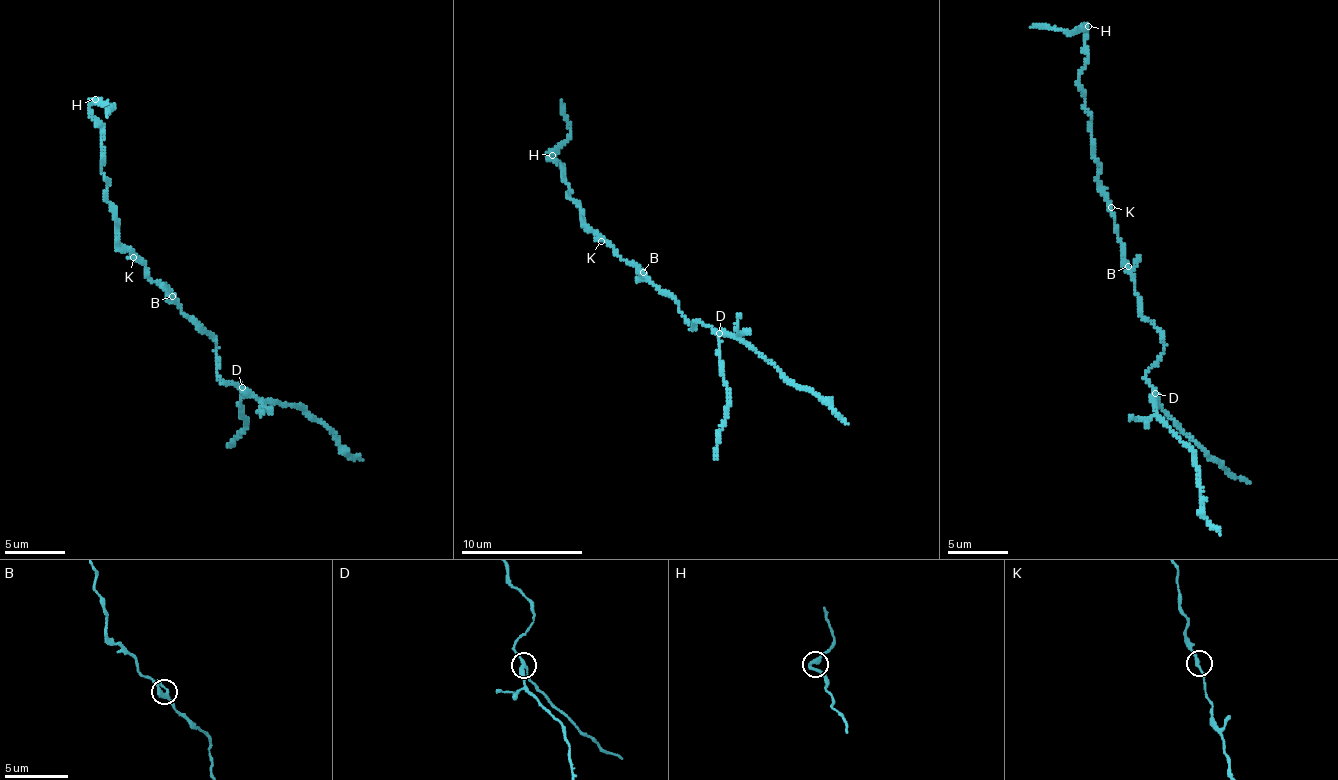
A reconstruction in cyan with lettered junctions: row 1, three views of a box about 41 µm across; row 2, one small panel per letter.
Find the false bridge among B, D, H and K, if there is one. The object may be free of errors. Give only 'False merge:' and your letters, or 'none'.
False merge: D

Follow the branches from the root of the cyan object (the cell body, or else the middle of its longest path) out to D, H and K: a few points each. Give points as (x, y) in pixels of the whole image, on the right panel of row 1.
D: (1125, 268), (1134, 280), (1138, 309), (1164, 342), (1161, 359), (1146, 376), (1156, 394)
H: (1125, 268), (1111, 204), (1098, 184), (1091, 112), (1079, 85), (1079, 70), (1088, 56), (1088, 26)
K: (1125, 268), (1124, 247), (1111, 207)

